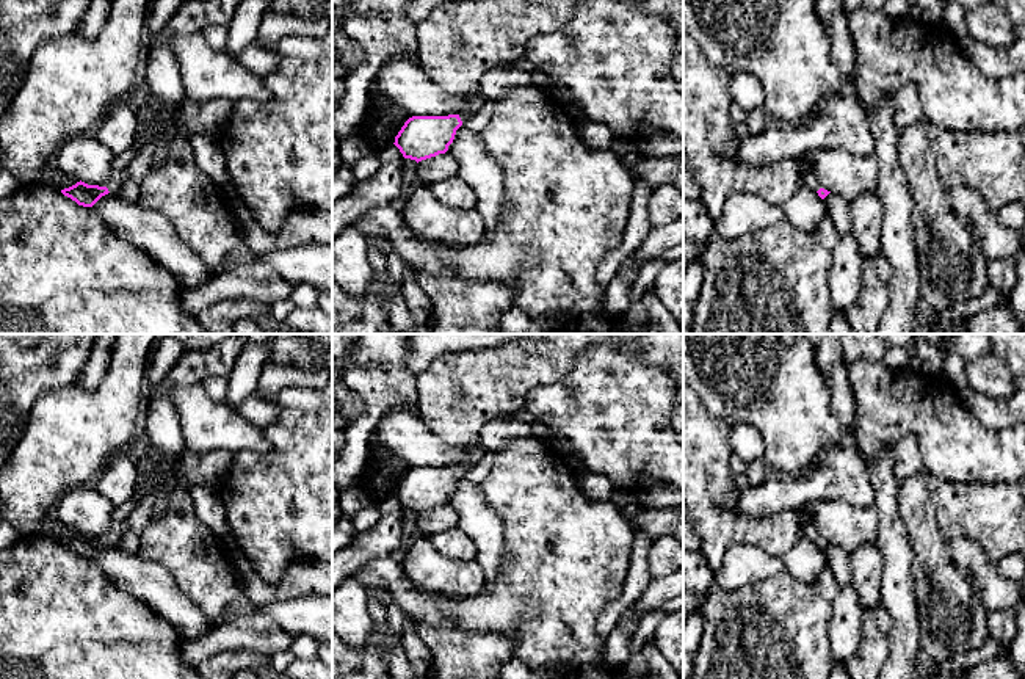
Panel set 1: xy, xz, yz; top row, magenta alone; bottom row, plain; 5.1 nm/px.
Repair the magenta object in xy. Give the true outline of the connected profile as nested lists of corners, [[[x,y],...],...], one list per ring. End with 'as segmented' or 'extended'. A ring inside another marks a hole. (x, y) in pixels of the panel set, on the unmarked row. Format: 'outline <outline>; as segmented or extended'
outline [[[234,334],[223,342],[207,350],[185,350],[177,364],[171,369],[166,378],[155,387],[152,400],[147,403],[147,420],[144,433],[149,438],[149,450],[160,453],[160,463],[157,464],[152,477],[141,488],[138,497],[132,497],[124,505],[114,508],[114,516],[110,532],[103,536],[88,536],[77,533],[75,536],[61,541],[61,544],[78,557],[92,558],[102,547],[108,544],[118,544],[122,535],[130,530],[129,517],[146,496],[147,488],[158,481],[160,477],[172,466],[179,455],[185,448],[182,425],[172,394],[177,387],[201,384],[208,376],[229,376],[234,370],[234,364],[248,345],[248,339],[243,334]]]; extended

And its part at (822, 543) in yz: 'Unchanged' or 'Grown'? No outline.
Grown

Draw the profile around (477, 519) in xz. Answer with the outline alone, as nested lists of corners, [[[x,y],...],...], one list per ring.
[[[456,481],[447,502],[458,514],[458,528],[476,546],[476,561],[484,571],[486,583],[494,583],[508,555],[502,517],[489,507],[480,486]]]

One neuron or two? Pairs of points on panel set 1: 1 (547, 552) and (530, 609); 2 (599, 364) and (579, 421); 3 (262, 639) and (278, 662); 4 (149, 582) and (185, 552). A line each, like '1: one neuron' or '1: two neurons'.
1: one neuron
2: one neuron
3: two neurons
4: two neurons

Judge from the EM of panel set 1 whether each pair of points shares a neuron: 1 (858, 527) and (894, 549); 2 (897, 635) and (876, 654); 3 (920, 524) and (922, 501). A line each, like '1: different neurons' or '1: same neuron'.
1: different neurons
2: different neurons
3: same neuron

